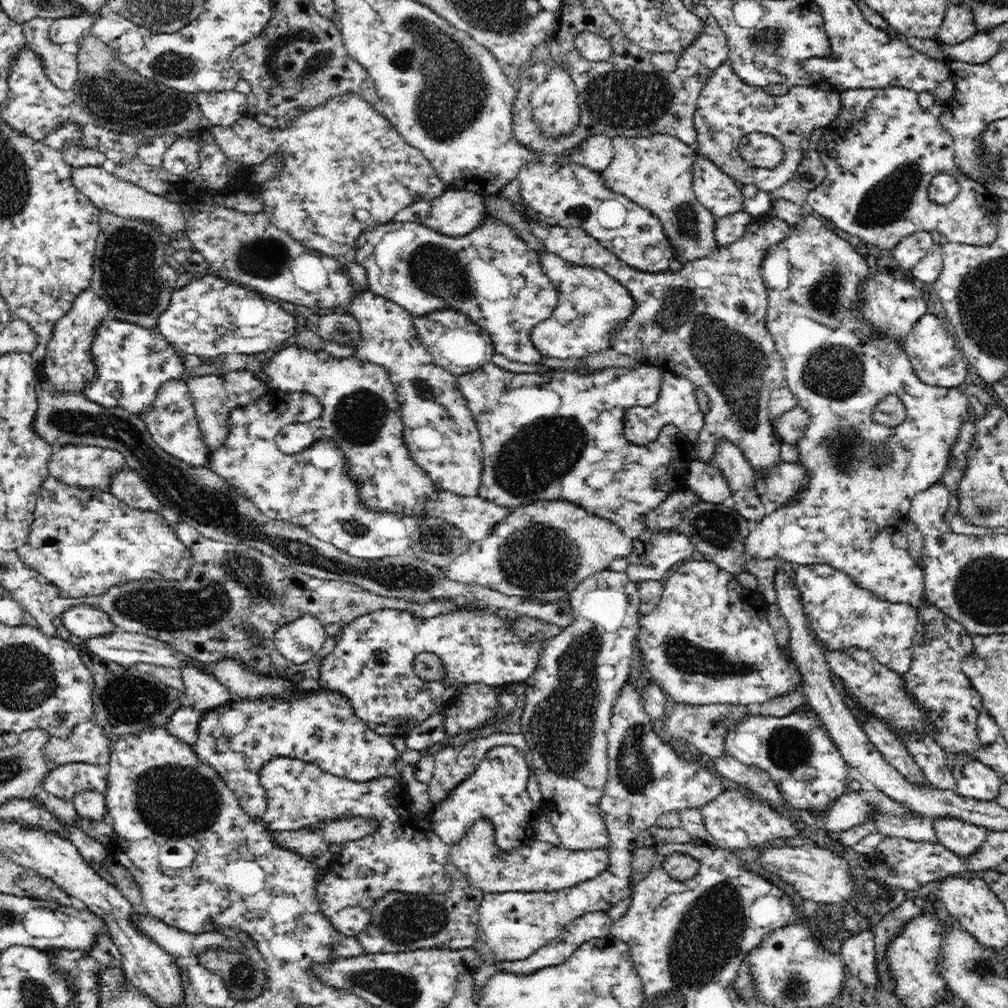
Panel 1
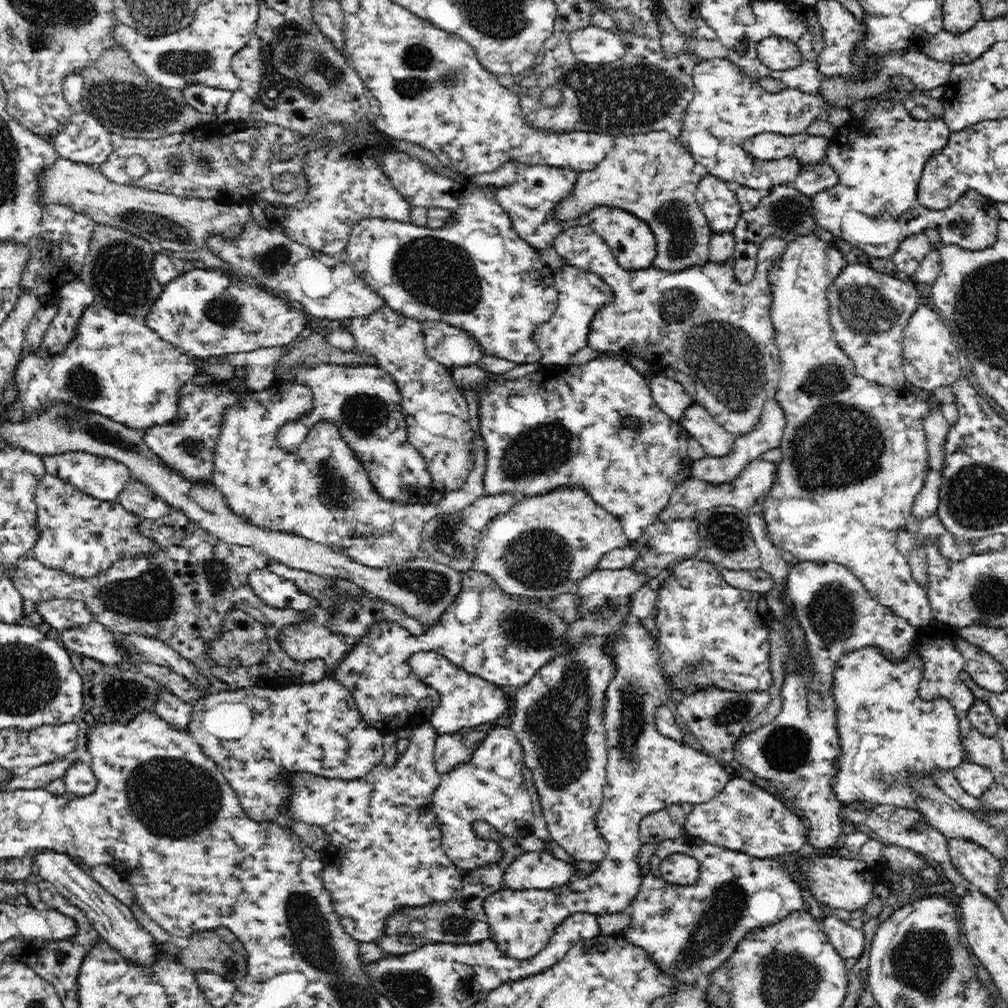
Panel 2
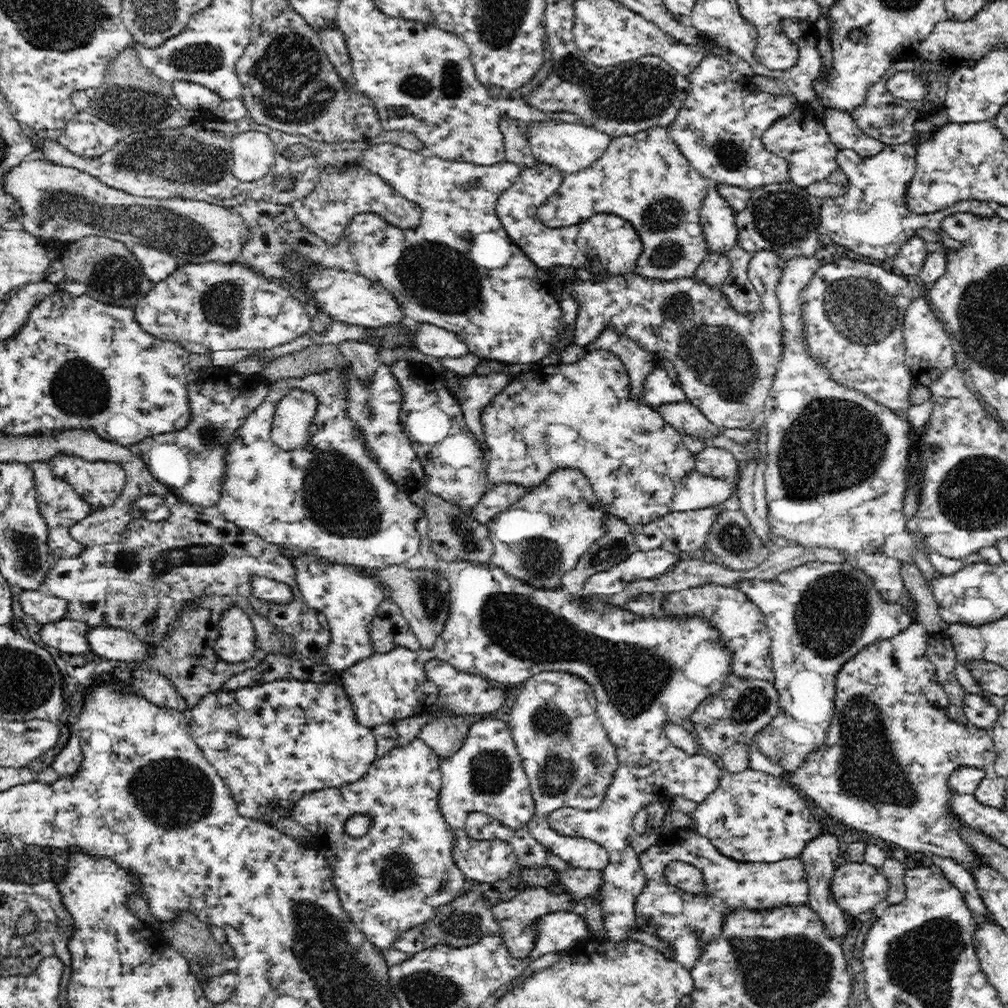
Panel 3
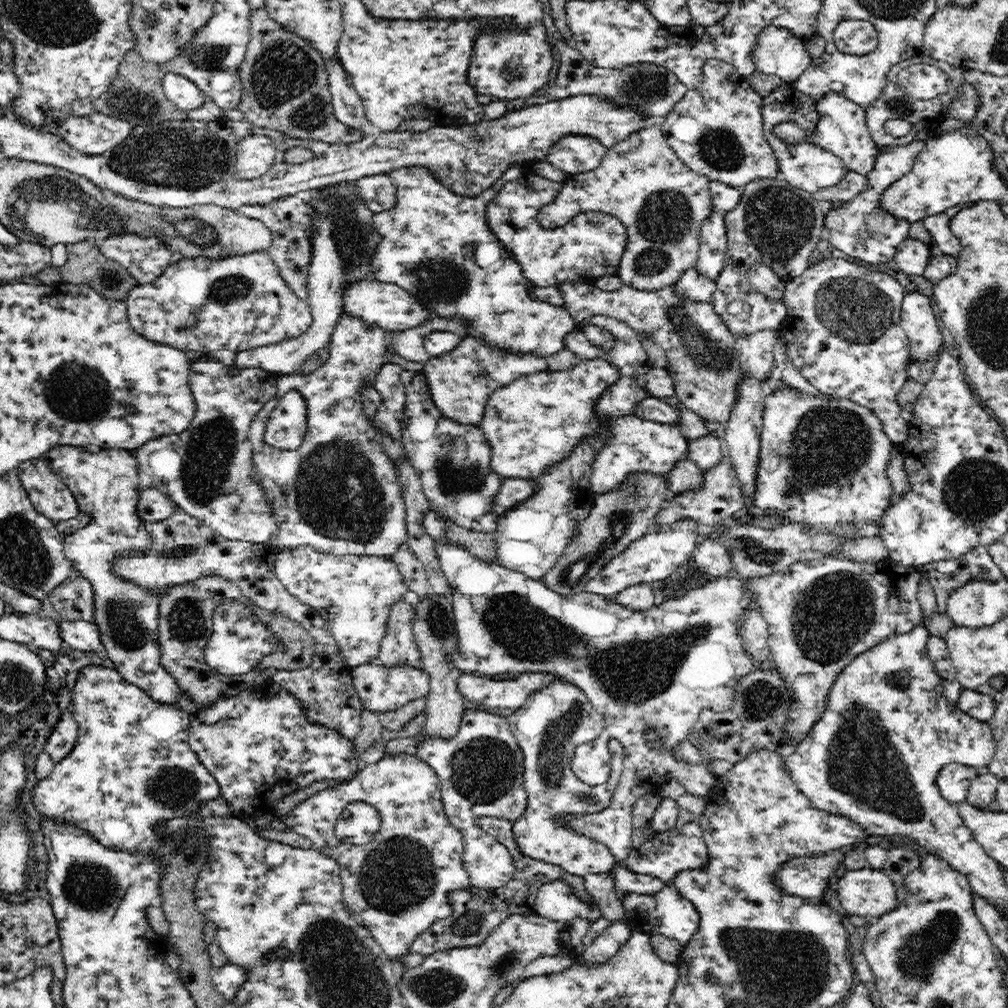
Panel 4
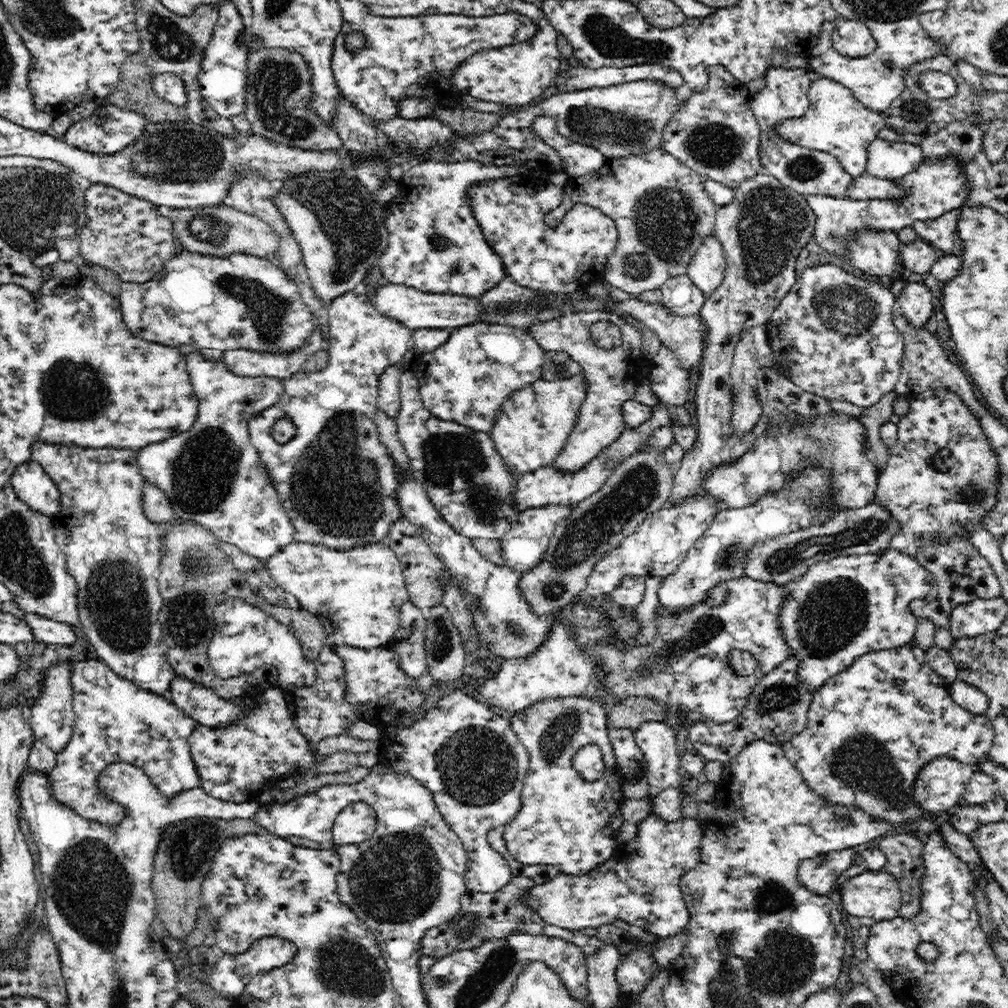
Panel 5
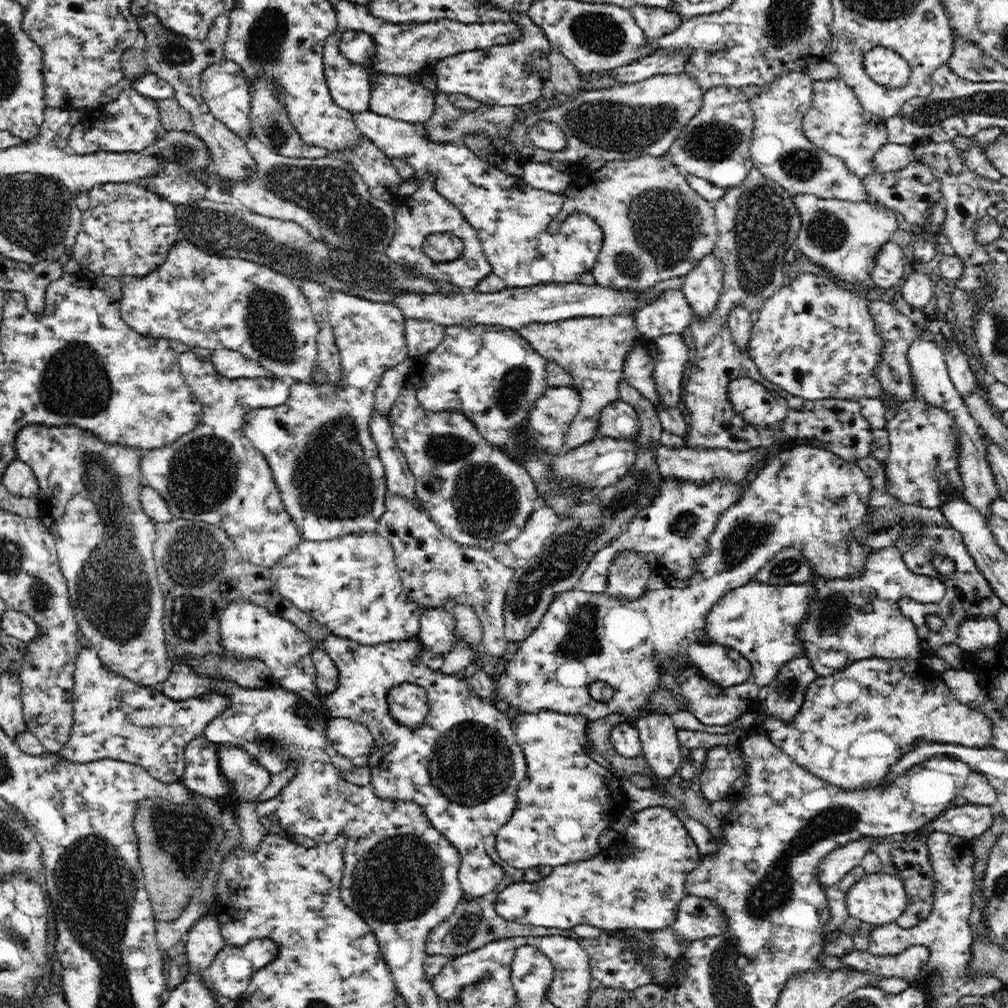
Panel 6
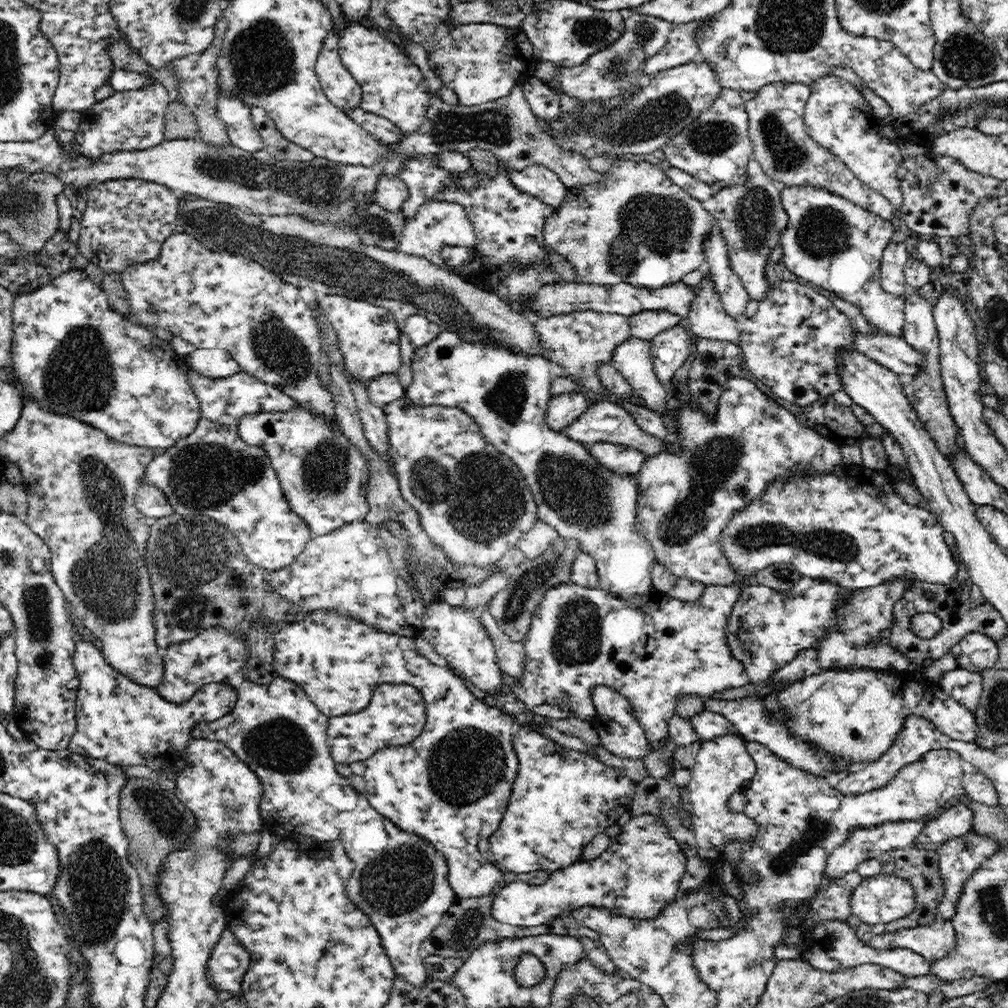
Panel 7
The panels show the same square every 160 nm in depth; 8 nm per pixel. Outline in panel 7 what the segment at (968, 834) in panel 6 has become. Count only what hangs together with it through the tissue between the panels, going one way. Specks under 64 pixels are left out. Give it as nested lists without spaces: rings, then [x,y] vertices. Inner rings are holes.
[[[957,801],[925,823],[917,842],[940,845],[944,841],[959,840],[973,831],[974,818],[974,809]]]

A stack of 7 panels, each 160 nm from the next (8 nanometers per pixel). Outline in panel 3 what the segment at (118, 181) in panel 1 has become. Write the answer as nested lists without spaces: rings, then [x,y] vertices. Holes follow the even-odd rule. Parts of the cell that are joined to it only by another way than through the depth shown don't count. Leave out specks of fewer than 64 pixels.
[[[35,157],[33,160],[24,161],[22,165],[16,167],[11,170],[11,173],[7,174],[7,188],[8,193],[12,193],[12,195],[16,196],[18,199],[18,203],[24,207],[24,214],[26,214],[26,218],[24,218],[24,226],[25,230],[28,233],[31,233],[34,237],[38,237],[40,240],[78,240],[87,235],[93,236],[104,236],[110,237],[112,239],[121,240],[122,242],[126,242],[129,245],[138,244],[145,247],[154,247],[157,250],[160,250],[164,253],[170,254],[176,260],[181,263],[186,264],[204,264],[206,262],[216,262],[216,263],[233,263],[235,260],[239,260],[239,255],[241,254],[242,247],[244,243],[249,238],[249,231],[247,227],[244,225],[242,216],[237,212],[236,208],[232,207],[222,207],[217,206],[205,201],[192,201],[188,198],[181,197],[167,197],[167,198],[156,198],[154,197],[144,197],[144,196],[136,196],[134,194],[128,194],[124,192],[124,190],[117,190],[116,187],[108,186],[104,184],[101,180],[98,180],[95,176],[88,174],[87,172],[82,172],[78,168],[74,168],[73,166],[62,166],[57,162],[50,162],[48,159],[43,157]],[[54,227],[62,227],[62,232],[60,234],[55,234]]]

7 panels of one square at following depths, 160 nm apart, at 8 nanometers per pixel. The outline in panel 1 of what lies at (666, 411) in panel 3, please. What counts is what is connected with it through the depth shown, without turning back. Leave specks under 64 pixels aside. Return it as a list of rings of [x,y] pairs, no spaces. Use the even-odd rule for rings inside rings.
[[[807,210],[801,214],[800,221],[793,226],[792,233],[786,236],[784,240],[772,245],[768,249],[767,256],[764,258],[762,272],[762,280],[767,290],[768,308],[767,308],[767,324],[768,331],[774,338],[776,348],[782,355],[785,364],[785,380],[786,384],[796,393],[799,404],[807,408],[812,415],[812,420],[805,437],[797,442],[797,447],[800,449],[801,457],[799,462],[808,468],[808,475],[810,475],[809,487],[799,496],[800,501],[790,503],[789,505],[779,506],[778,510],[770,510],[769,505],[759,493],[757,482],[758,477],[753,468],[746,462],[742,453],[730,443],[722,443],[717,450],[716,456],[712,464],[719,468],[723,478],[730,489],[732,496],[732,508],[736,513],[748,522],[758,522],[755,529],[748,533],[744,538],[743,548],[744,561],[767,561],[774,558],[784,558],[791,564],[797,563],[798,565],[828,565],[836,570],[845,572],[850,577],[856,586],[864,590],[871,590],[879,599],[886,599],[888,602],[909,602],[918,607],[920,598],[925,594],[925,582],[923,570],[920,565],[916,565],[914,560],[908,555],[906,549],[896,549],[892,546],[891,536],[895,532],[902,530],[905,523],[909,520],[908,513],[911,507],[912,499],[916,493],[926,490],[936,483],[940,483],[944,474],[950,468],[953,448],[959,439],[961,428],[966,425],[966,416],[973,415],[972,402],[970,402],[970,394],[966,394],[958,386],[942,387],[932,386],[924,382],[914,370],[912,361],[908,356],[905,349],[906,340],[896,340],[890,335],[884,335],[876,327],[876,323],[871,318],[865,318],[863,314],[863,306],[867,305],[867,282],[871,281],[875,272],[870,272],[870,264],[866,262],[866,258],[862,258],[848,240],[840,238],[836,232],[832,232],[830,228],[826,228],[826,224],[822,220],[818,220],[816,216],[812,216],[811,212]],[[888,394],[896,394],[905,402],[908,411],[908,420],[902,429],[897,427],[885,427],[872,420],[872,408]],[[870,442],[887,442],[889,450],[893,450],[893,463],[889,467],[884,467],[884,470],[879,470],[878,467],[872,467],[868,461],[868,454],[870,454]]]

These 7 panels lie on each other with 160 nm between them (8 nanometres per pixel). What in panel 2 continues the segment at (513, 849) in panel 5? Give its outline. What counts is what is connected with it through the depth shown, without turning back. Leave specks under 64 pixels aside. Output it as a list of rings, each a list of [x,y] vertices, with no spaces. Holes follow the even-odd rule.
[[[631,568],[622,570],[596,569],[580,581],[572,591],[578,597],[578,616],[566,623],[562,637],[566,648],[552,656],[548,664],[540,667],[538,673],[516,693],[516,708],[512,710],[510,728],[523,747],[525,766],[533,774],[533,782],[539,794],[543,815],[546,818],[550,836],[574,859],[598,862],[608,852],[608,841],[598,830],[598,812],[603,804],[603,788],[606,782],[607,741],[603,716],[606,708],[608,686],[618,674],[615,654],[617,642],[623,639],[623,626],[628,624],[631,614],[631,596],[640,590],[646,578]]]

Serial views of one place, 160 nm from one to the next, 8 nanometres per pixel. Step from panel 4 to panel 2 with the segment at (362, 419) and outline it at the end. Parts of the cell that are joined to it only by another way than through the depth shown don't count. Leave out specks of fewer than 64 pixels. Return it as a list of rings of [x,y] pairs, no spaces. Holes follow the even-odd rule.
[[[276,381],[263,391],[248,392],[230,406],[224,406],[220,432],[212,452],[212,481],[236,514],[247,516],[258,526],[287,530],[321,542],[360,564],[380,568],[419,556],[420,534],[428,520],[440,515],[454,514],[472,504],[478,497],[484,496],[485,444],[481,439],[476,442],[475,463],[466,484],[460,490],[445,493],[440,501],[425,505],[402,506],[380,498],[370,485],[362,463],[354,457],[336,427],[330,423],[320,421],[315,424],[298,450],[289,453],[280,449],[277,443],[280,428],[288,422],[306,418],[314,410],[312,395],[313,392],[307,386]]]

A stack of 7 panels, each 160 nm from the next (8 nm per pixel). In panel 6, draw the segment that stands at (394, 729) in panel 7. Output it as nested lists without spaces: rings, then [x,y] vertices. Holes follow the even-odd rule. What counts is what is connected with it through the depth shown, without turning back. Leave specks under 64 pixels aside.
[[[404,684],[390,692],[392,713],[401,723],[418,726],[429,712],[427,693],[416,684]],[[333,718],[326,726],[325,735],[334,747],[334,753],[349,756],[351,759],[374,751],[374,737],[367,726],[348,718]]]

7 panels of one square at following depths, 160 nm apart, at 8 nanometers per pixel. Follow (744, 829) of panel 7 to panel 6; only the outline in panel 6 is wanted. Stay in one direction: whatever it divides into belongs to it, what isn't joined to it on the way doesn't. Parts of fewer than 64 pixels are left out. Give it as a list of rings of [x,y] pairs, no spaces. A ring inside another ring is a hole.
[[[716,748],[707,752],[707,762],[695,780],[706,798],[712,801],[724,799],[732,782],[744,770],[739,752],[740,748]]]

